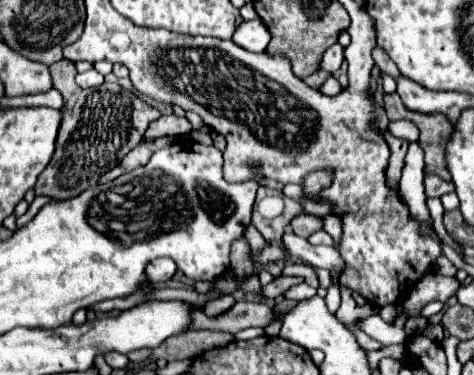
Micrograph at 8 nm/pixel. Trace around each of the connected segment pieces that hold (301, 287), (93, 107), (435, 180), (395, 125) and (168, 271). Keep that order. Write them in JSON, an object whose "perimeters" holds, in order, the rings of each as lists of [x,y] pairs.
{"perimeters":[[[[305,281],[293,286],[284,293],[284,298],[291,300],[303,300],[311,298],[317,294],[316,288],[311,287]]],[[[66,58],[52,64],[50,74],[54,76],[54,88],[64,96],[64,120],[56,138],[56,152],[46,170],[38,176],[34,190],[36,196],[70,200],[96,186],[106,172],[116,168],[122,158],[142,142],[148,124],[158,120],[162,114],[120,84],[104,82],[104,86],[82,90],[74,82],[74,62]]],[[[424,176],[424,186],[426,186],[426,196],[440,198],[442,194],[454,192],[454,184],[452,182],[444,182],[438,176]]],[[[399,120],[388,124],[389,132],[398,138],[403,138],[409,143],[418,141],[419,130],[413,122],[409,120]]],[[[158,258],[154,262],[148,264],[146,268],[146,274],[148,274],[148,280],[152,284],[162,284],[162,282],[168,282],[176,272],[176,264],[174,260],[170,258]]]]}

